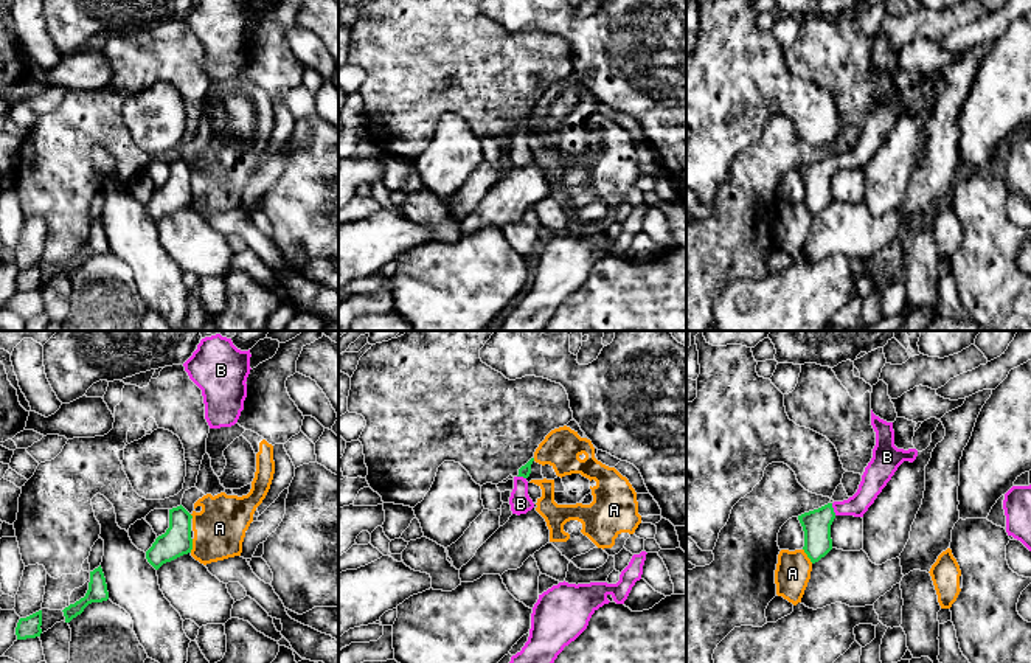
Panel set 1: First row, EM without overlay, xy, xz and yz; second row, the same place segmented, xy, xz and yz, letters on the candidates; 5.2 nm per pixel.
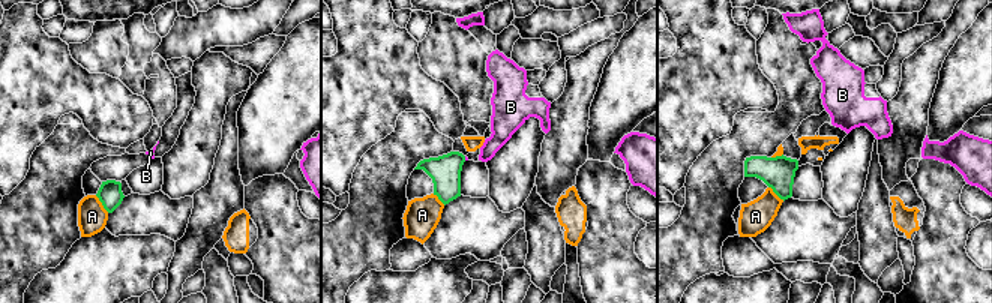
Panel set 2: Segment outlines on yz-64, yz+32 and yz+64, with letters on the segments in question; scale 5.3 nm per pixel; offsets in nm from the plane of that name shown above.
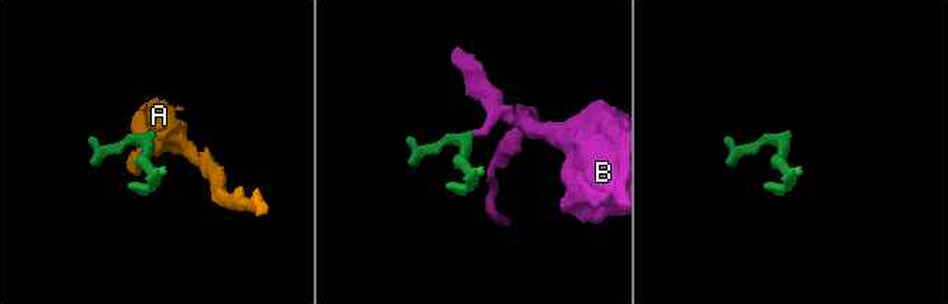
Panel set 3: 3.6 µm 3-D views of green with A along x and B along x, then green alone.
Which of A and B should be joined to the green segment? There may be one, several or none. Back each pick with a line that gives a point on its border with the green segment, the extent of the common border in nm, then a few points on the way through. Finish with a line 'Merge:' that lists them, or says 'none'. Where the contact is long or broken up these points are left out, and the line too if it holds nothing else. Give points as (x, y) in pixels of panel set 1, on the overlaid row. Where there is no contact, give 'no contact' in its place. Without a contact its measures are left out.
B: meets green in yz at (833, 510); contact 70 nm long; runs through yz (815, 524), (833, 510), (851, 506), (871, 485)
Merge: B

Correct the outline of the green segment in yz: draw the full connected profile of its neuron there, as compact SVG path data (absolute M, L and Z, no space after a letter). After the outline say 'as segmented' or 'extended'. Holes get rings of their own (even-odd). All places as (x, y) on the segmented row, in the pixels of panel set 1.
M871 410L871 425L876 432L873 458L865 467L857 492L843 502L828 503L818 509L798 515L804 531L804 553L812 564L818 562L832 550L831 525L837 515L863 517L877 495L891 480L904 461L913 463L916 449L897 449L894 446L893 422L876 416Z | extended

